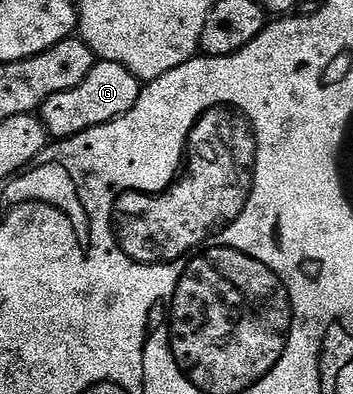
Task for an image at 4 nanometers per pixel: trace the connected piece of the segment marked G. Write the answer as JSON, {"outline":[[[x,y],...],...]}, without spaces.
{"outline":[[[96,61],[95,67],[77,84],[77,88],[69,88],[69,92],[57,92],[44,100],[37,111],[37,117],[43,123],[52,139],[72,138],[89,128],[97,128],[115,118],[125,116],[137,104],[141,83],[129,68],[112,62]]]}

